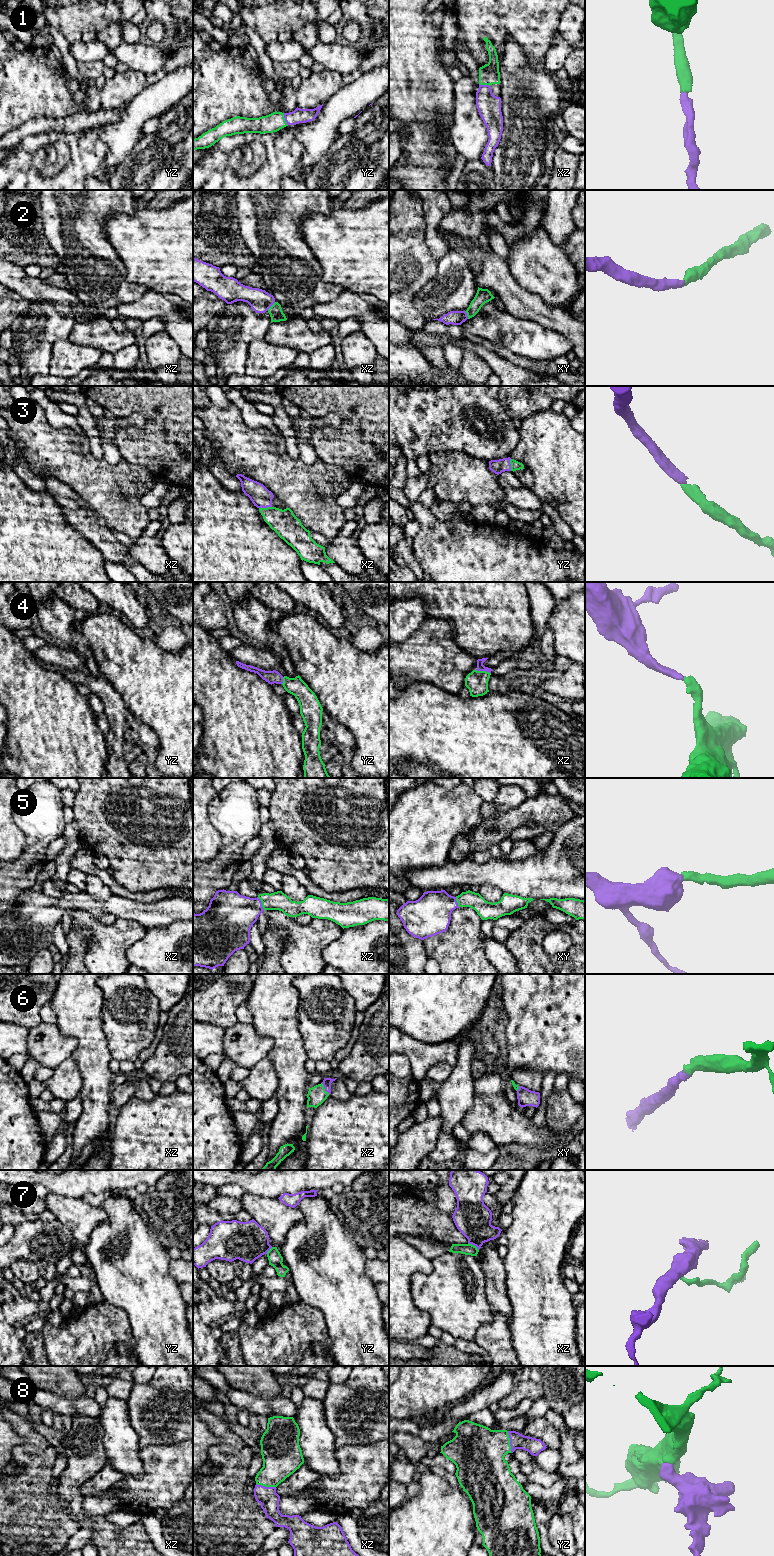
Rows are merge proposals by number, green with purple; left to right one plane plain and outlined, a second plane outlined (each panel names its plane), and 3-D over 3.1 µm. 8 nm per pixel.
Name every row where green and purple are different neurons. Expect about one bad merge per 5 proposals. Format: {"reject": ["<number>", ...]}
{"reject": ["7"]}

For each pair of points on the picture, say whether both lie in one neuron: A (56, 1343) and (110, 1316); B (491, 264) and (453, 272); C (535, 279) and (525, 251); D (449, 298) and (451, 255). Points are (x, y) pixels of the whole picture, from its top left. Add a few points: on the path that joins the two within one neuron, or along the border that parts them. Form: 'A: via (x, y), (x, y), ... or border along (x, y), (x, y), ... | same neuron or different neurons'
A: via (69, 1343), (83, 1343), (97, 1329) | same neuron
B: border along (474, 277), (474, 281), (478, 286) | different neurons
C: via (534, 272), (534, 260), (532, 258) | same neuron
D: via (452, 287), (452, 266) | same neuron

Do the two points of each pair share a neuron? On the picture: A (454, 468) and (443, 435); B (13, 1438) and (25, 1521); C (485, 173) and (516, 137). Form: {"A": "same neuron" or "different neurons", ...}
{"A": "different neurons", "B": "different neurons", "C": "different neurons"}

